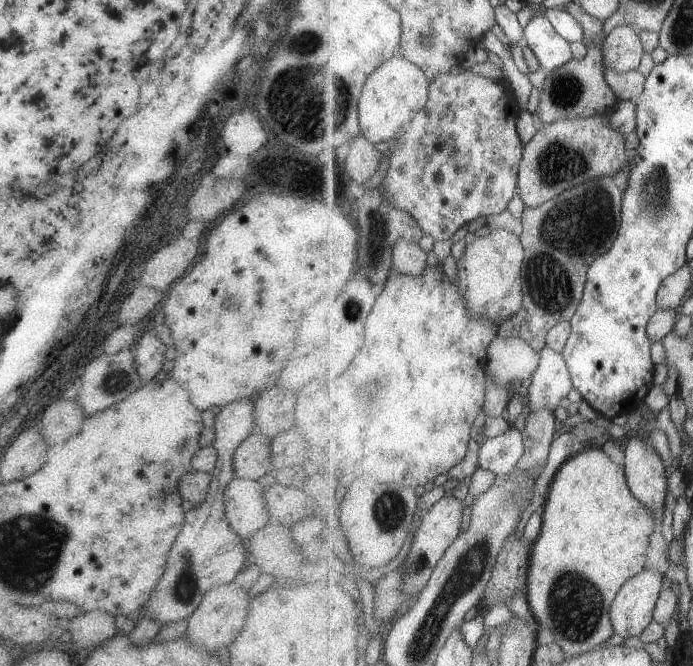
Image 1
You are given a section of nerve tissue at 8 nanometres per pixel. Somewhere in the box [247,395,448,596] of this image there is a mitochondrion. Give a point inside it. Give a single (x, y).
(389, 509)

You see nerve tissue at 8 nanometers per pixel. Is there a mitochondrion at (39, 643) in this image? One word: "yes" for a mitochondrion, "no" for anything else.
no

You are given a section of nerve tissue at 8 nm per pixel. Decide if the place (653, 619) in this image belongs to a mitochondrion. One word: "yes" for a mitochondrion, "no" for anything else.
no

